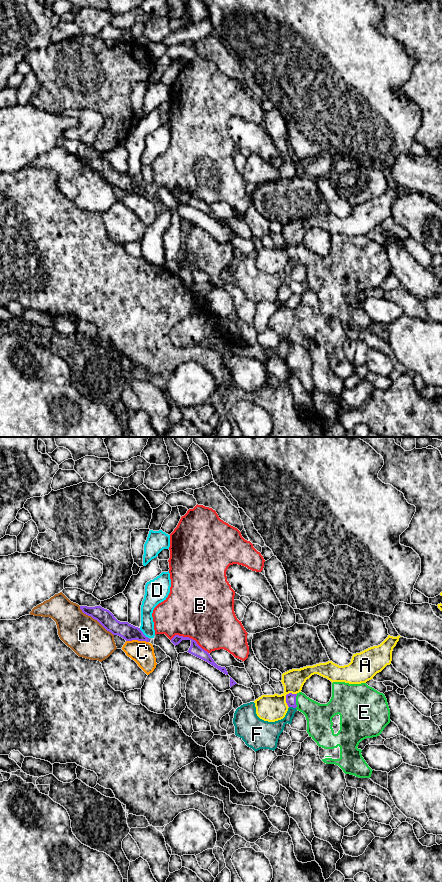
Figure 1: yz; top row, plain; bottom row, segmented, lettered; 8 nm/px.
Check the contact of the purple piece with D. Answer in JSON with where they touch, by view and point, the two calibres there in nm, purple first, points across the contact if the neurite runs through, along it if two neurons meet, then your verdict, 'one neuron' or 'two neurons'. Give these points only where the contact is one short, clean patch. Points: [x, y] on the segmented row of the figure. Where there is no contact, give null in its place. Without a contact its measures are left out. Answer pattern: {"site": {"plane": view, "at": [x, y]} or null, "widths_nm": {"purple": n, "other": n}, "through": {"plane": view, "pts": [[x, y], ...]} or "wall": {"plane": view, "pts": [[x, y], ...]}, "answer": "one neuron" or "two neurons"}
{"site": {"plane": "yz", "at": [142, 633]}, "widths_nm": {"purple": 130, "other": 110}, "wall": {"plane": "yz", "pts": [[139, 628], [148, 638]]}, "answer": "two neurons"}

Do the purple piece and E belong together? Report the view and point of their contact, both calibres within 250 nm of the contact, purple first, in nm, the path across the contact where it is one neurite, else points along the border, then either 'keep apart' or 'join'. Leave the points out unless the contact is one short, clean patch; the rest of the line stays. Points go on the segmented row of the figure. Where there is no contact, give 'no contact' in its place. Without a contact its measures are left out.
contact yz (295, 701); calibres 80 and 200 nm; way yz (290, 698), (295, 701), (300, 701), (319, 716); join

